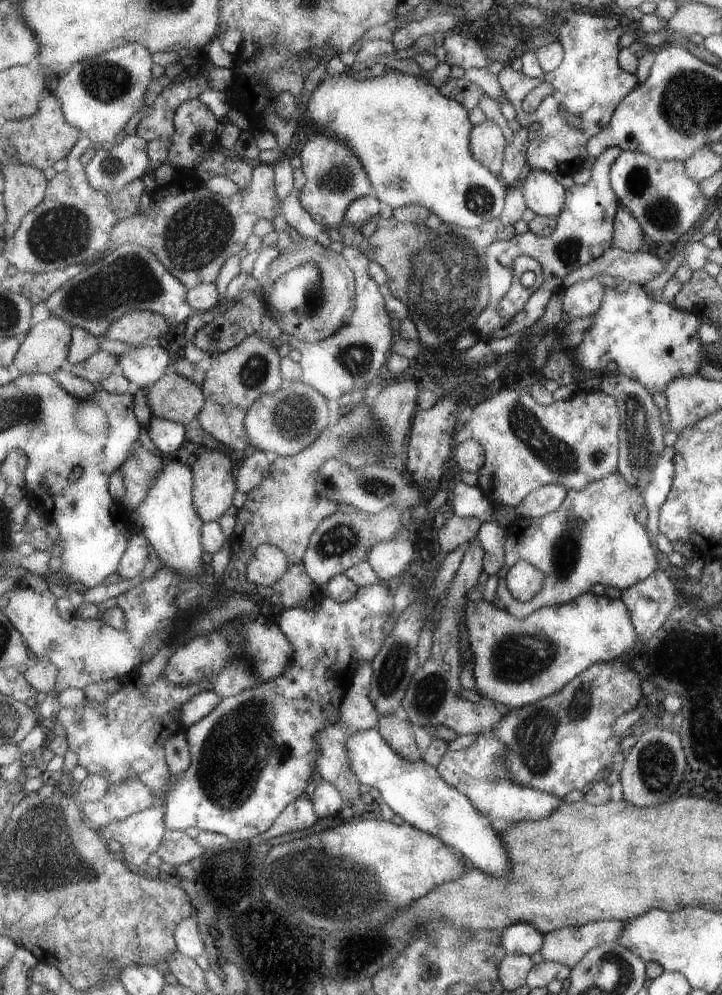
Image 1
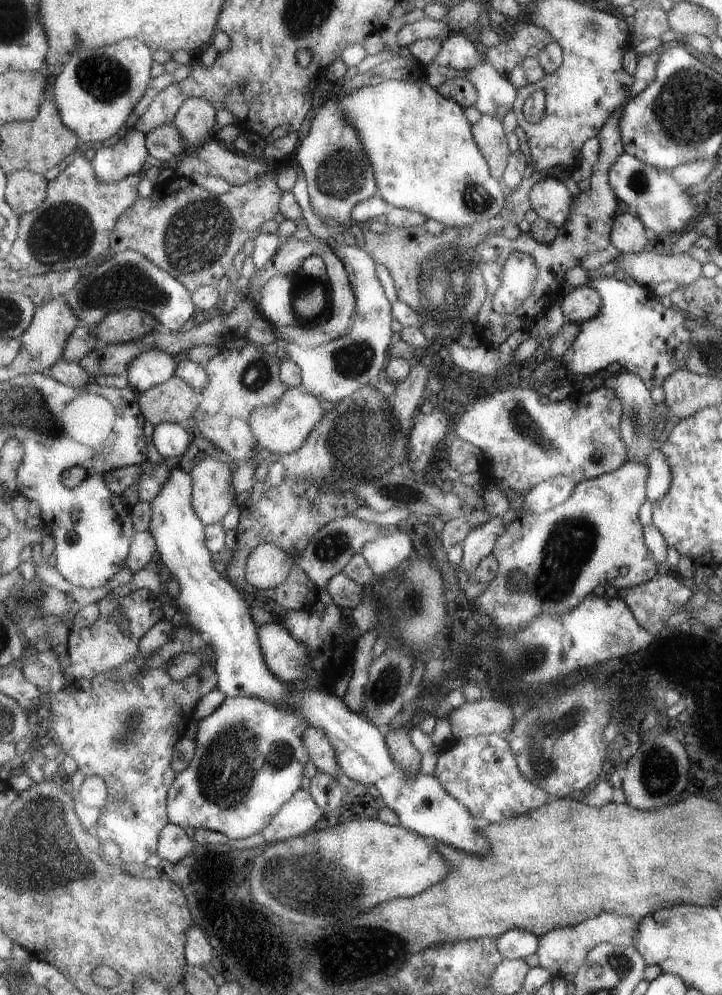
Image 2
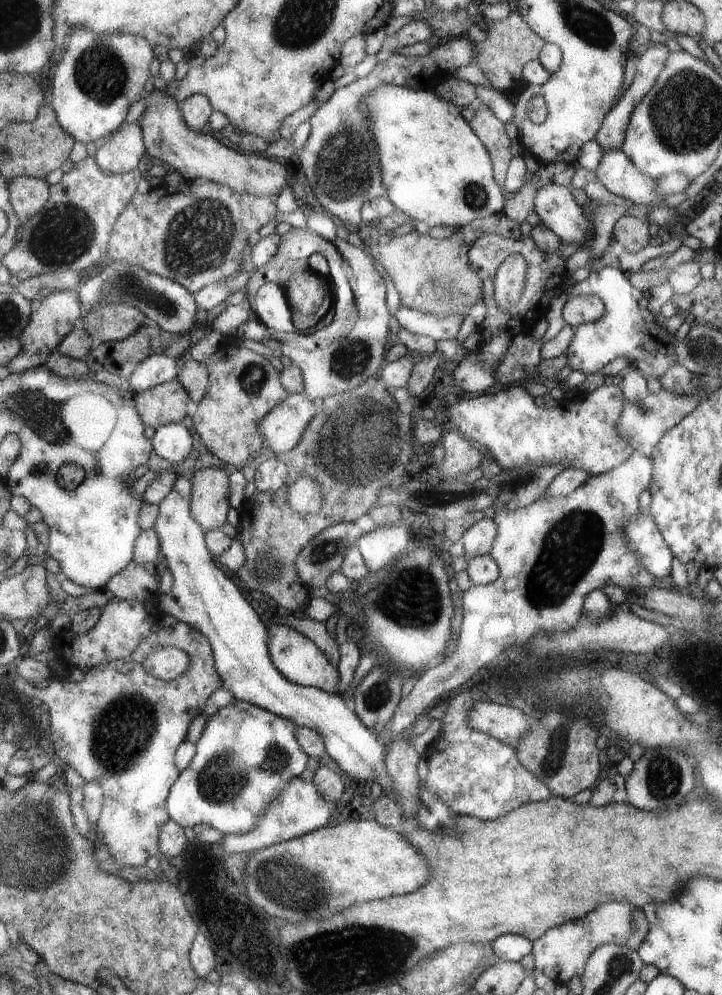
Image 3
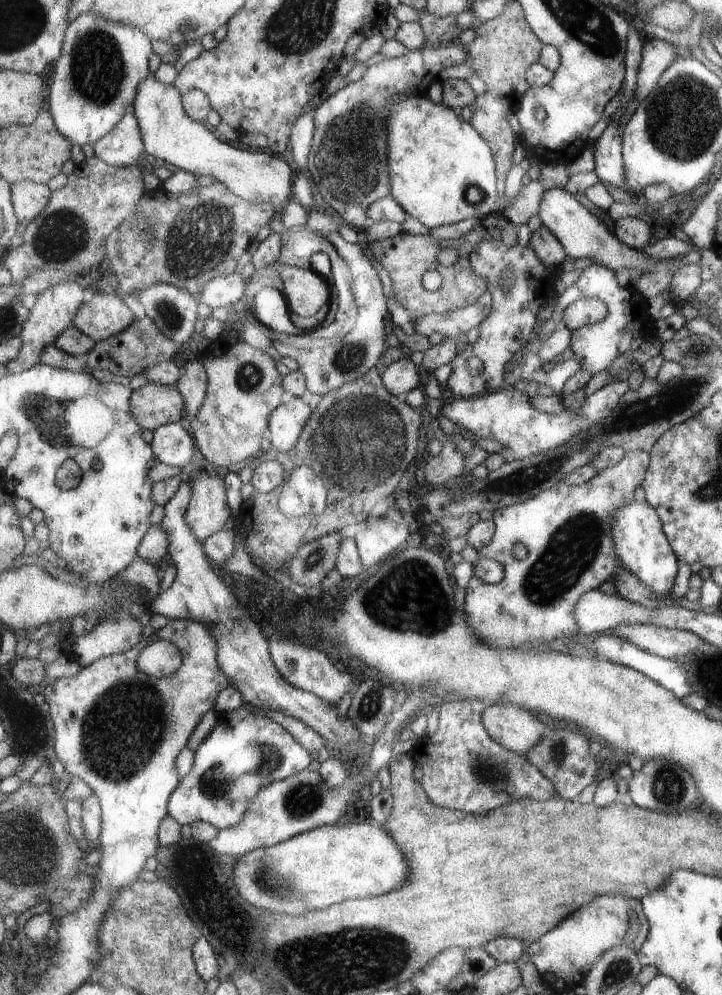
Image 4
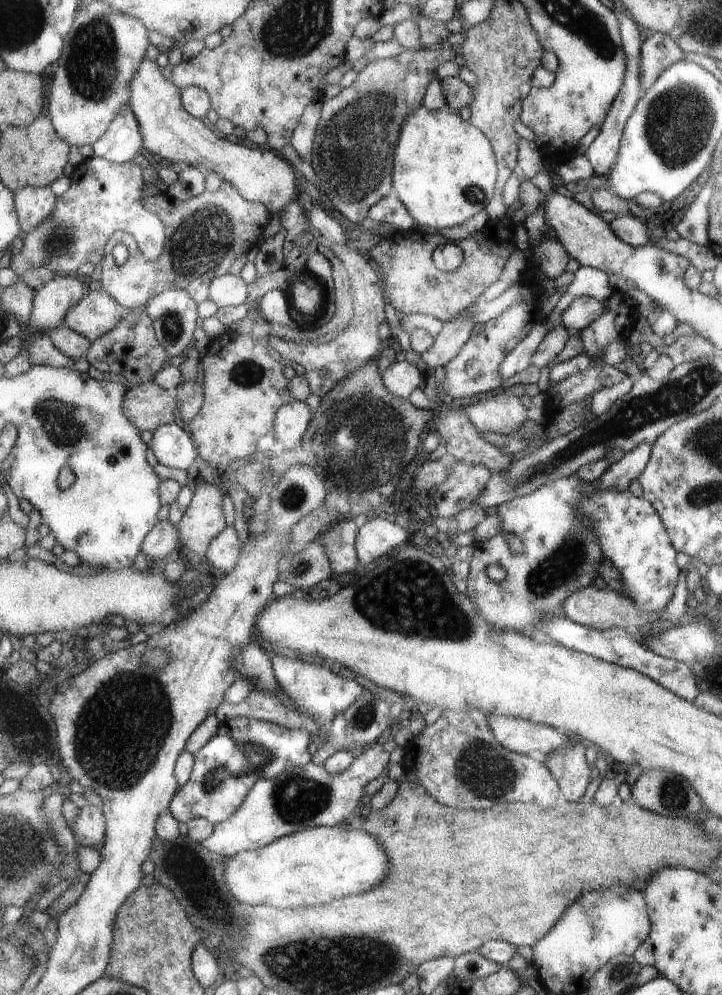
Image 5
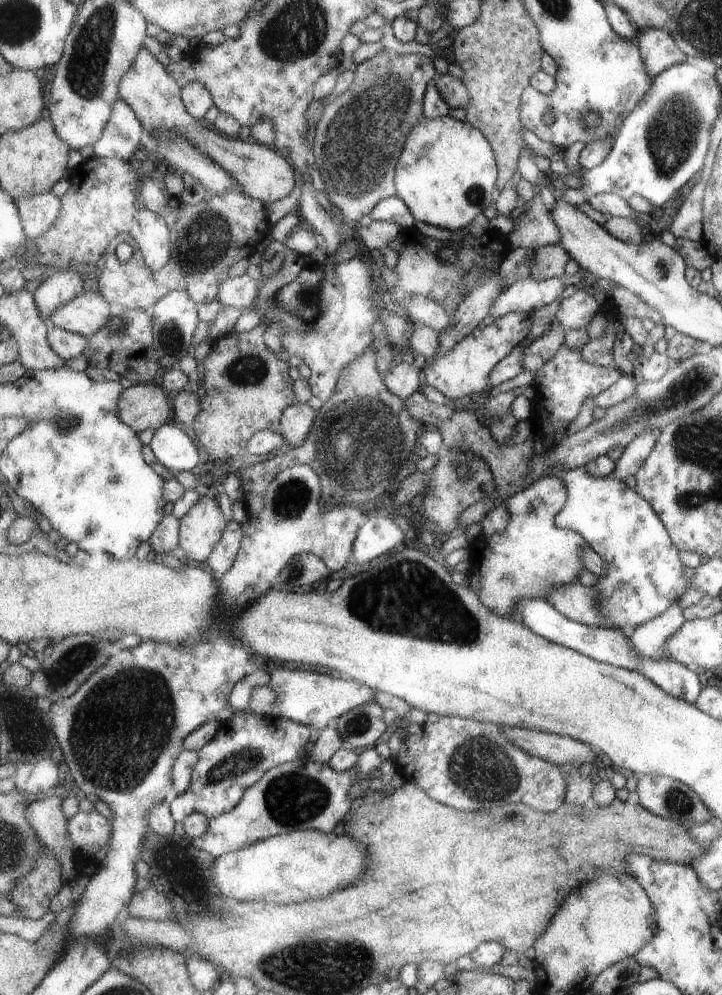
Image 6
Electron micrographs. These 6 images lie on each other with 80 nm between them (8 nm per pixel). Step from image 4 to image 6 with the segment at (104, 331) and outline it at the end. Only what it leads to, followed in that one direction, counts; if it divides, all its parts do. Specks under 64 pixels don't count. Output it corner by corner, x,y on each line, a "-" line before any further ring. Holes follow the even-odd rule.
88,291
58,308
49,317
51,327
61,327
90,339
110,323
111,303
99,293

